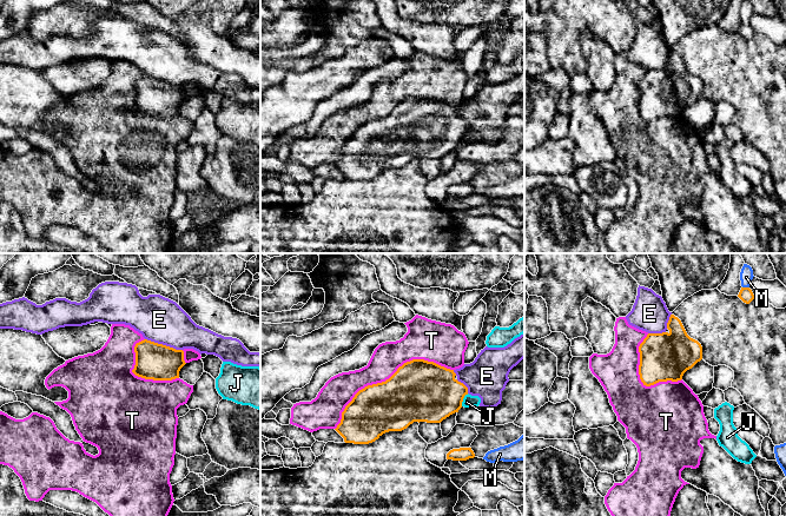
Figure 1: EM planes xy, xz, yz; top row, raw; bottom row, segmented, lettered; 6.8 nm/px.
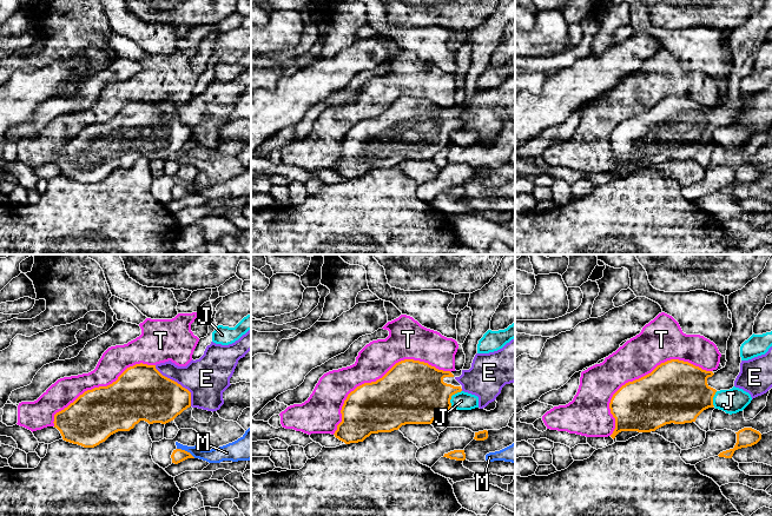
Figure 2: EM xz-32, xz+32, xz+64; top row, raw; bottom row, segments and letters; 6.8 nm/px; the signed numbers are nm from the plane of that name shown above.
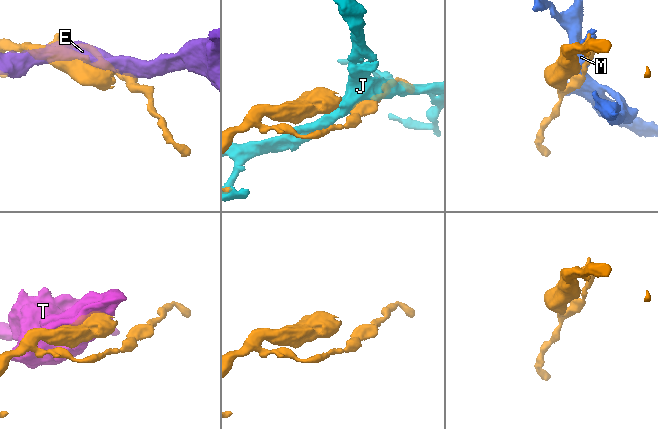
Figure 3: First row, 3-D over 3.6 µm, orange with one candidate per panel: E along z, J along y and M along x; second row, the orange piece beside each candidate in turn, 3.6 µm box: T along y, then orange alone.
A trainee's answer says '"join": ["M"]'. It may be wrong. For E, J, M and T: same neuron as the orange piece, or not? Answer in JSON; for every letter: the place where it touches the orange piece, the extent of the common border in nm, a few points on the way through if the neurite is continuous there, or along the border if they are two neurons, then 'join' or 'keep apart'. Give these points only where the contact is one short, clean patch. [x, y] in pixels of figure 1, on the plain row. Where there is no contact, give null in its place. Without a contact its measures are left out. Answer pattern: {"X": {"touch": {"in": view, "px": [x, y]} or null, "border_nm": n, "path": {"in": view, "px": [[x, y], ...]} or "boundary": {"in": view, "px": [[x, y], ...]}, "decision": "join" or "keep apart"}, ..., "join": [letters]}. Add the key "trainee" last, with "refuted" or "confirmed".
{"E": {"touch": {"in": "xy", "px": [164, 81]}, "border_nm": 260, "decision": "keep apart"}, "J": {"touch": {"in": "xz", "px": [462, 136]}, "border_nm": 100, "decision": "keep apart"}, "M": {"touch": {"in": "yz", "px": [746, 24]}, "border_nm": 50, "decision": "keep apart"}, "T": {"touch": {"in": "xz", "px": [387, 116]}, "border_nm": 900, "decision": "keep apart"}, "join": [], "trainee": "refuted"}

